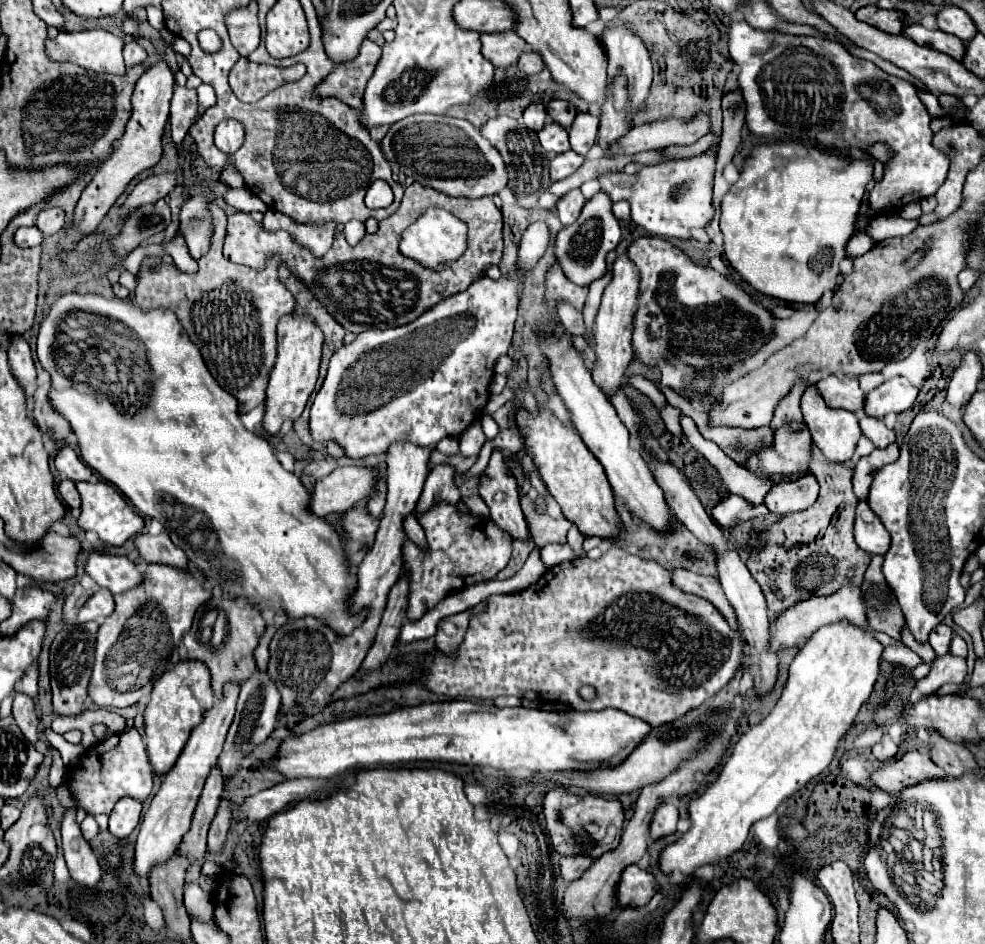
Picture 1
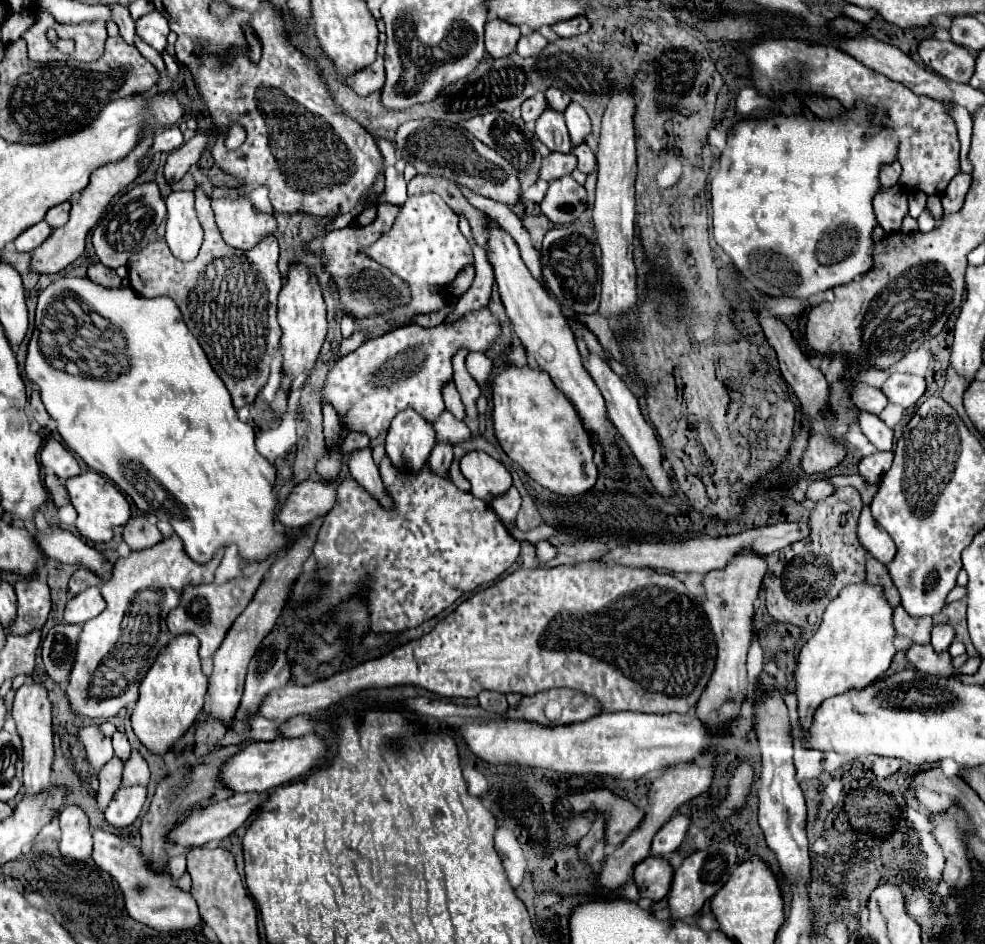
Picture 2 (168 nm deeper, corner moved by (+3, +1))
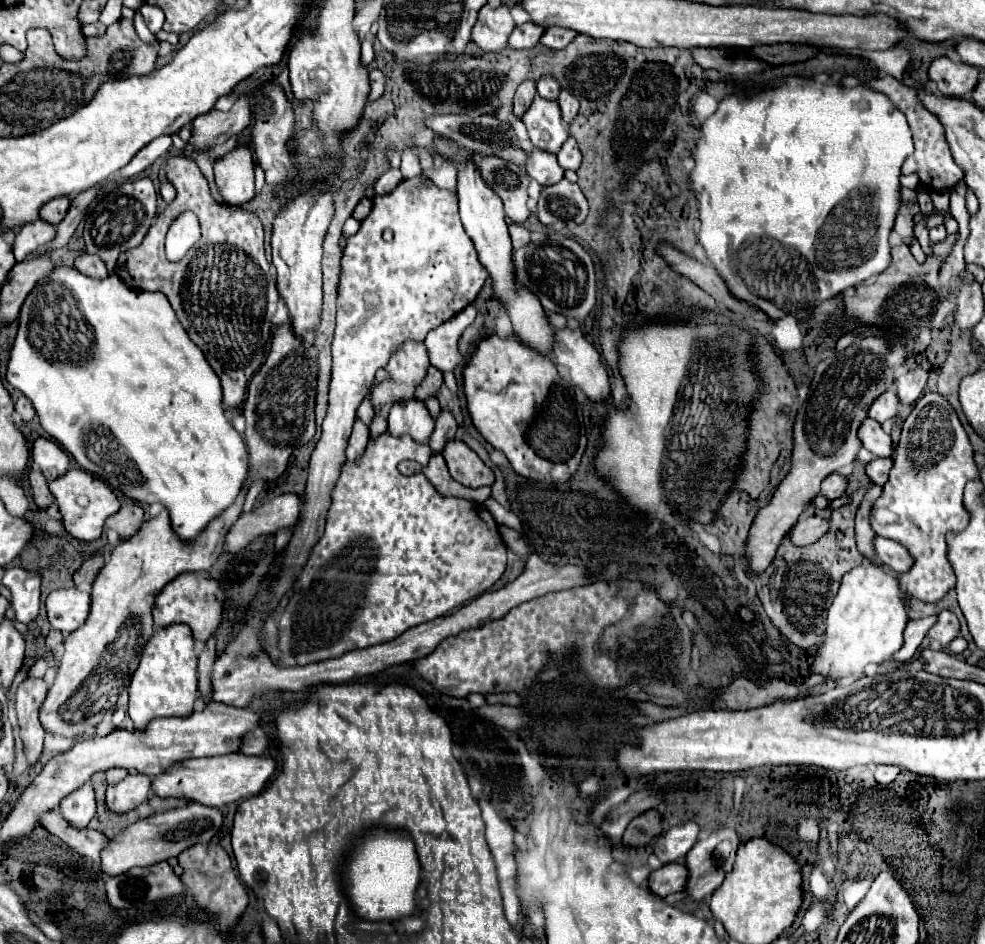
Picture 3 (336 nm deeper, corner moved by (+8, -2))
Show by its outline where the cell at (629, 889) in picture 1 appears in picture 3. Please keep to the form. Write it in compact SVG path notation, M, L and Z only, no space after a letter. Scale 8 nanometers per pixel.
M664 864L658 870L650 872L648 876L648 888L658 894L660 898L666 898L668 894L680 892L686 886L686 878L688 878L688 870L684 864Z

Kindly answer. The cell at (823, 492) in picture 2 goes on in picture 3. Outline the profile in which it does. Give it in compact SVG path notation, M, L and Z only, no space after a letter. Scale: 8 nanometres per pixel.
M830 474L820 486L820 494L826 496L828 500L840 498L844 494L844 490L846 490L846 478L842 474Z

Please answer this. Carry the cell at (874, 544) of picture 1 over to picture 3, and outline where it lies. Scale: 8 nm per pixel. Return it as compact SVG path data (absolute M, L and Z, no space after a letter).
M876 536L876 538L874 538L874 550L876 550L876 556L878 556L886 566L890 566L892 570L896 570L898 574L906 572L906 568L912 566L912 558L910 558L910 554L906 552L906 548L900 546L900 544L896 544L894 540Z

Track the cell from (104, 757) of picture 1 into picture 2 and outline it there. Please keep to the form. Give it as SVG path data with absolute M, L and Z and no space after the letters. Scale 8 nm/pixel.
M133 749L131 759L125 761L125 769L123 769L123 787L129 785L147 785L149 783L149 767L145 763L145 759L139 755L139 751Z

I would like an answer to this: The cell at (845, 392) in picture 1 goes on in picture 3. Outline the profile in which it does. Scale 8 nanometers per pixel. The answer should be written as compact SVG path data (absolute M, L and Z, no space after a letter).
M888 388L882 396L878 396L878 400L874 400L870 406L870 418L874 418L880 424L894 418L896 412L898 412L898 396L892 388Z

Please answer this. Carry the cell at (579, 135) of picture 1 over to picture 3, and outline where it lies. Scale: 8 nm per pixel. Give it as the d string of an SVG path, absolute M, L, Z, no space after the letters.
M562 90L562 92L560 92L560 98L558 98L558 104L560 104L560 108L562 108L562 118L564 118L564 122L566 122L566 124L572 124L574 116L578 114L578 100L576 100L572 94L568 94L566 90Z

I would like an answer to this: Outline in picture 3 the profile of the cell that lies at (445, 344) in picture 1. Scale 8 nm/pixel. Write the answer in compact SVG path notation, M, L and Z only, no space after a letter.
M406 340L402 346L398 346L392 352L388 364L384 366L384 370L388 372L390 378L374 384L372 390L370 390L370 402L372 402L374 410L380 410L386 404L398 404L398 402L414 400L416 398L416 388L426 378L428 368L430 368L430 356L428 356L428 350L426 350L424 342L410 342L410 340Z

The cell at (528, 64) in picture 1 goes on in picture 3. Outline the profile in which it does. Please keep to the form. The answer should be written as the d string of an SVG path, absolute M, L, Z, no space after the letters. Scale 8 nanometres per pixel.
M526 22L522 26L516 26L514 32L510 34L508 46L514 50L524 50L524 48L534 48L540 42L540 36L544 34L542 26L536 26L532 22Z

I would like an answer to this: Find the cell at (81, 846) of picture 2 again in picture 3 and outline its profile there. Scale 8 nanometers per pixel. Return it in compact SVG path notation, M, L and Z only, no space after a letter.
M84 784L76 792L68 794L60 802L60 812L66 818L66 822L72 824L74 828L86 828L96 812L94 788L90 784Z

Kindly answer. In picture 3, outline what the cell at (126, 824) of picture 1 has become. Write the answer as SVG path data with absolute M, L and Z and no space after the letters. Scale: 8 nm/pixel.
M144 774L126 776L126 780L108 786L106 790L106 806L114 814L126 814L134 810L138 804L142 804L148 798L150 790L150 778Z

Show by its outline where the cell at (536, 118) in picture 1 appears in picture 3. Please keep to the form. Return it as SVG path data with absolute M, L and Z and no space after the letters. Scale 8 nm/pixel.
M522 82L516 90L516 96L514 96L514 116L524 116L526 110L530 108L532 100L536 96L536 84L534 82Z

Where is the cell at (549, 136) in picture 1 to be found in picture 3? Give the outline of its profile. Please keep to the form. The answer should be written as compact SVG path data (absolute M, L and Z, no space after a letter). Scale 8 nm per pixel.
M536 96L530 110L522 116L522 120L528 128L532 144L538 150L558 154L560 146L568 138L568 128L562 122L560 108L556 102L550 102L550 100Z

